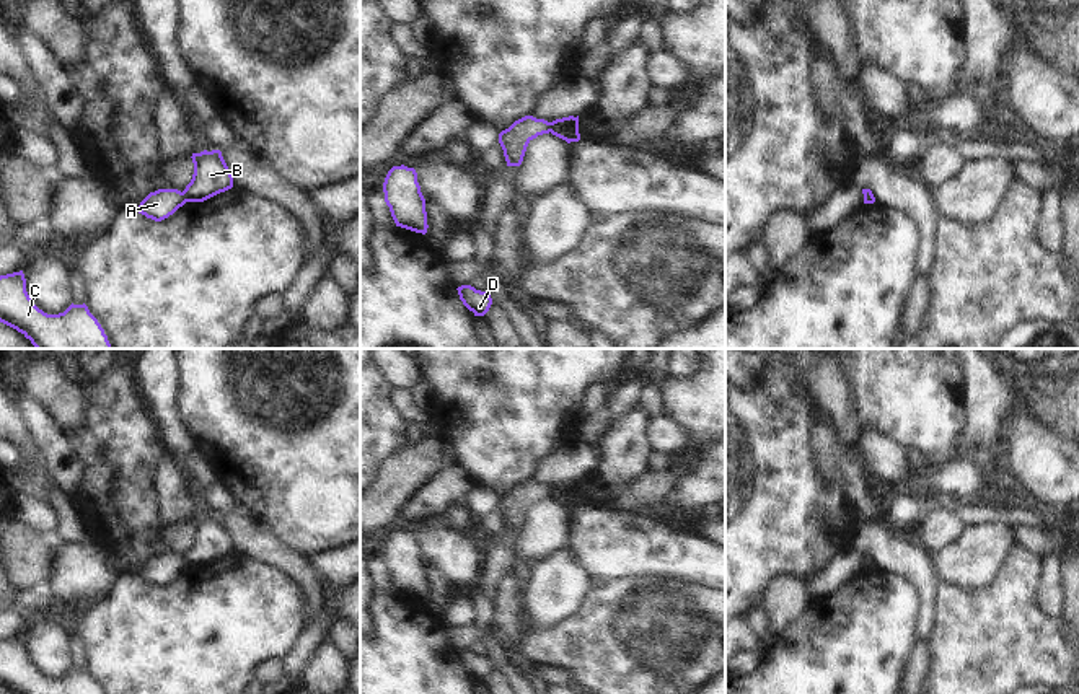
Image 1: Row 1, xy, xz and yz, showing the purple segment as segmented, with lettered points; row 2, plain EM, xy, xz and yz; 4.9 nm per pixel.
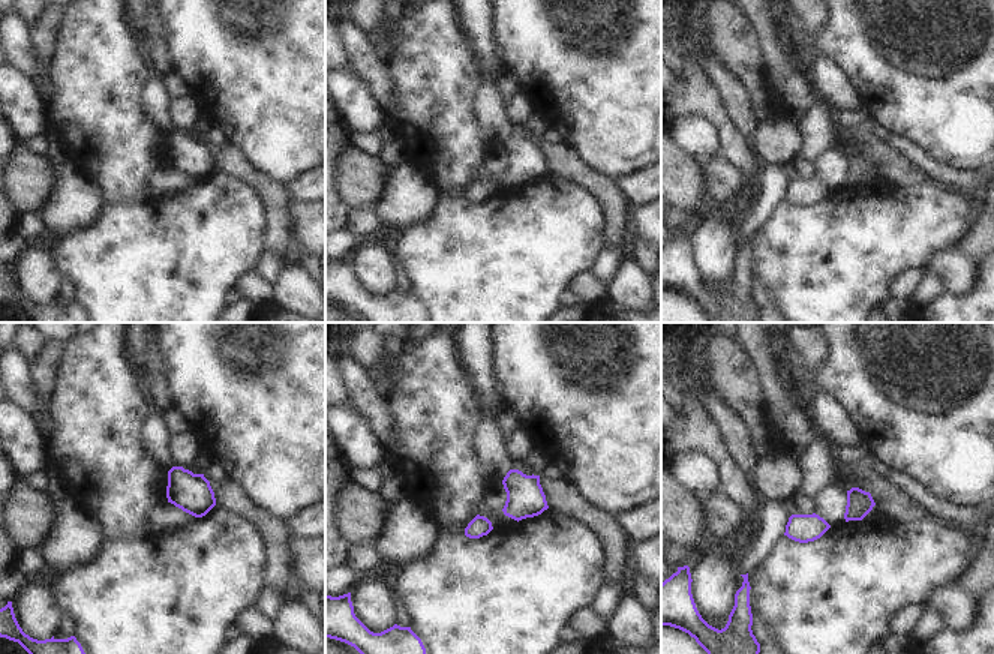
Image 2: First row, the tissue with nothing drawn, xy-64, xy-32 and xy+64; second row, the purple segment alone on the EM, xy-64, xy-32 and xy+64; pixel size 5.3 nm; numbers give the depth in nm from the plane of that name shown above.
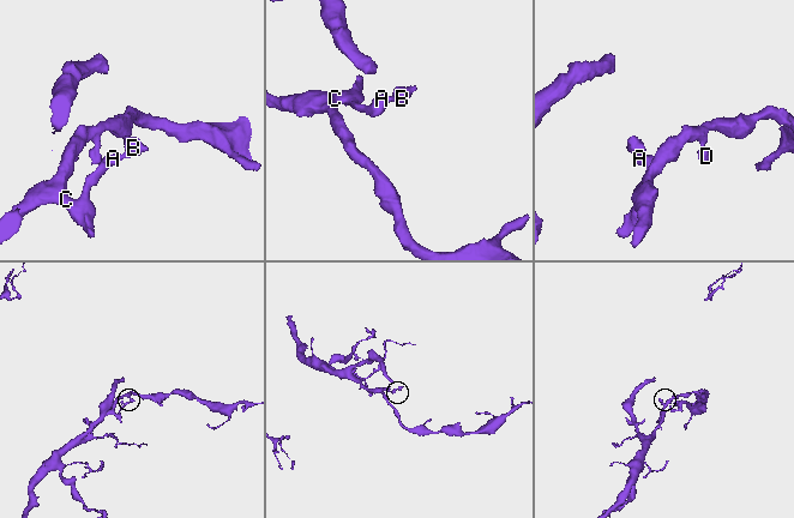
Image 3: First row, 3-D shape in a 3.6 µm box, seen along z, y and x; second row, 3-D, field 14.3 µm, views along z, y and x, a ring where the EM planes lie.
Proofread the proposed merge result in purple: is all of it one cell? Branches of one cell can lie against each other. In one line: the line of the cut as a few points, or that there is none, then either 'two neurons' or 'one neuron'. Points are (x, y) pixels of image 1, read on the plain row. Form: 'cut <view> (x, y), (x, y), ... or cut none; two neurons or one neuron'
cut xy (181, 557), (186, 566); two neurons

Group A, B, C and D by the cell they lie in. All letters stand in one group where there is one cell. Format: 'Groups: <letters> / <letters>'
Groups: A C D / B

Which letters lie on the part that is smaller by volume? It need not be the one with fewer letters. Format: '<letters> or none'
B

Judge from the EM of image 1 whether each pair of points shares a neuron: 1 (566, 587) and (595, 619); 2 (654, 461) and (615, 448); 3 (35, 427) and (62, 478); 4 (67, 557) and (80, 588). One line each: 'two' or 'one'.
1: two
2: two
3: one
4: one

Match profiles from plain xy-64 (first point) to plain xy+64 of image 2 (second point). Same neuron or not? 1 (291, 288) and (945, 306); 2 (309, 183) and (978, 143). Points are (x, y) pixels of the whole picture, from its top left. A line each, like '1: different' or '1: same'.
1: different
2: different

